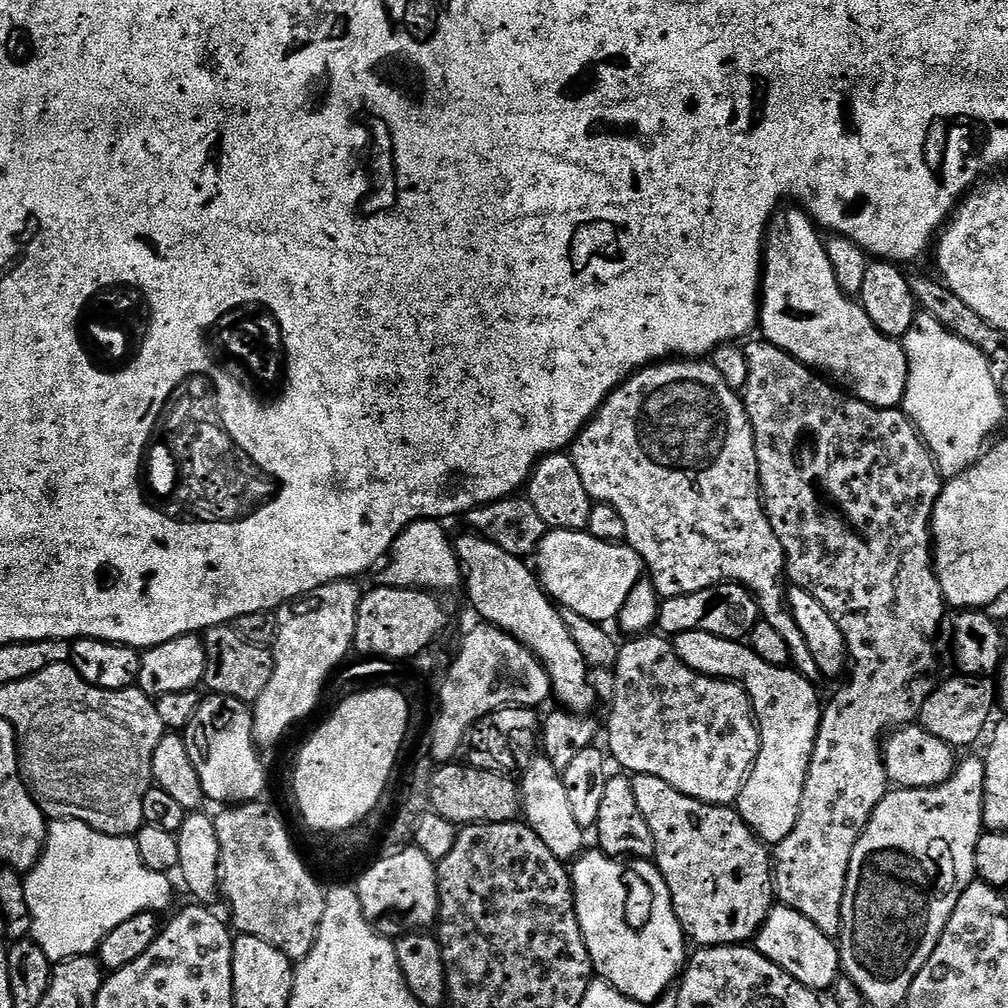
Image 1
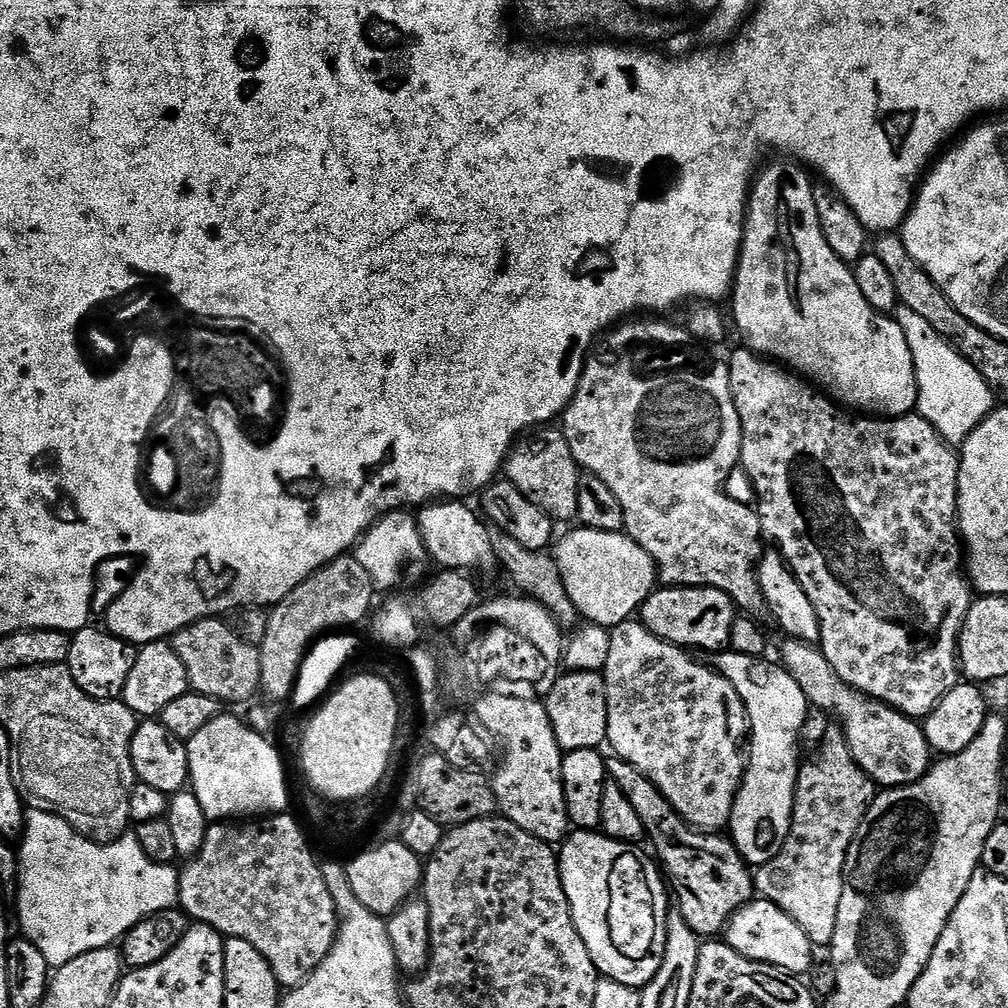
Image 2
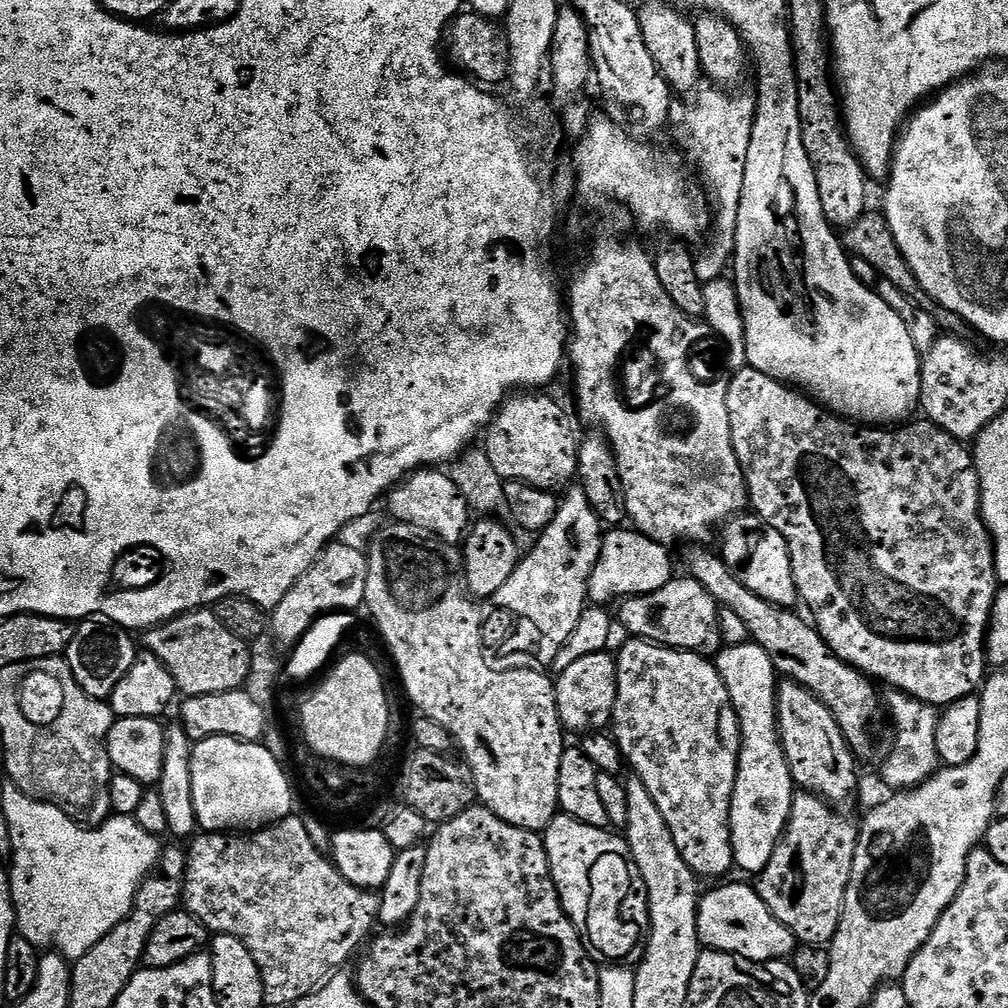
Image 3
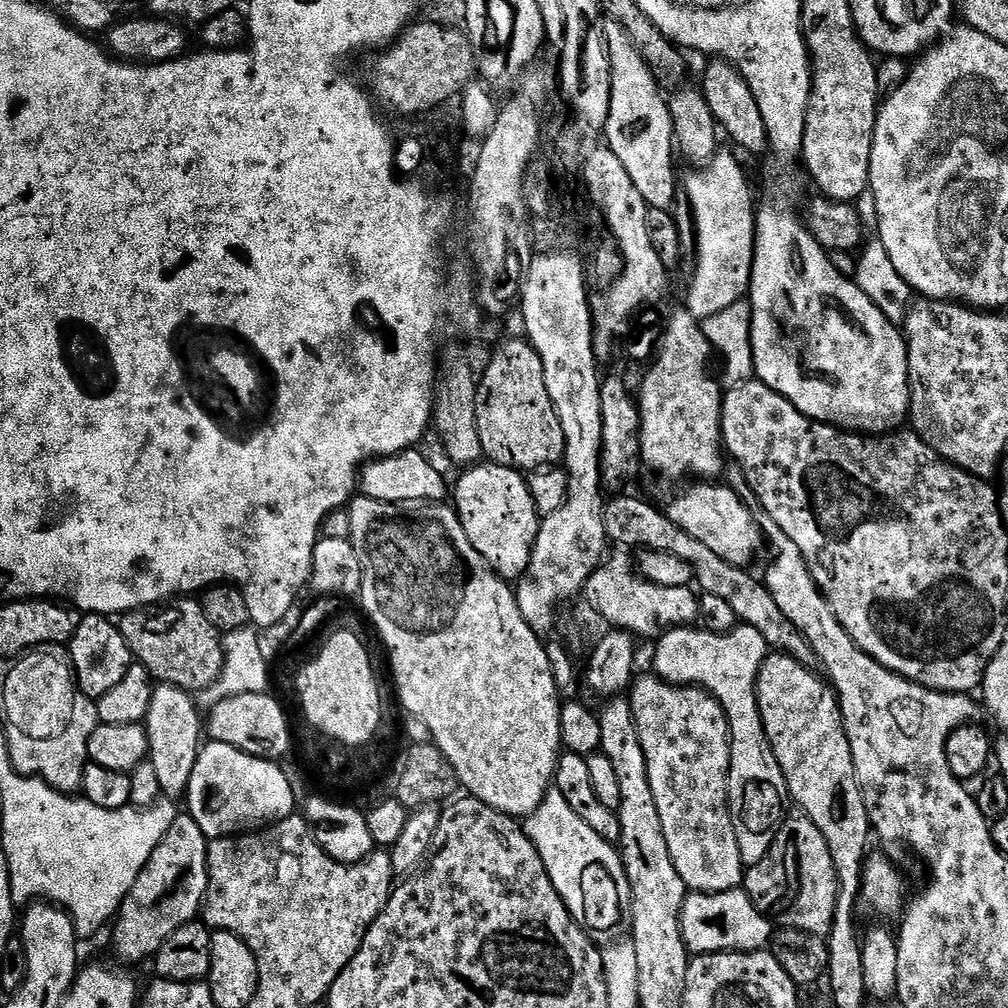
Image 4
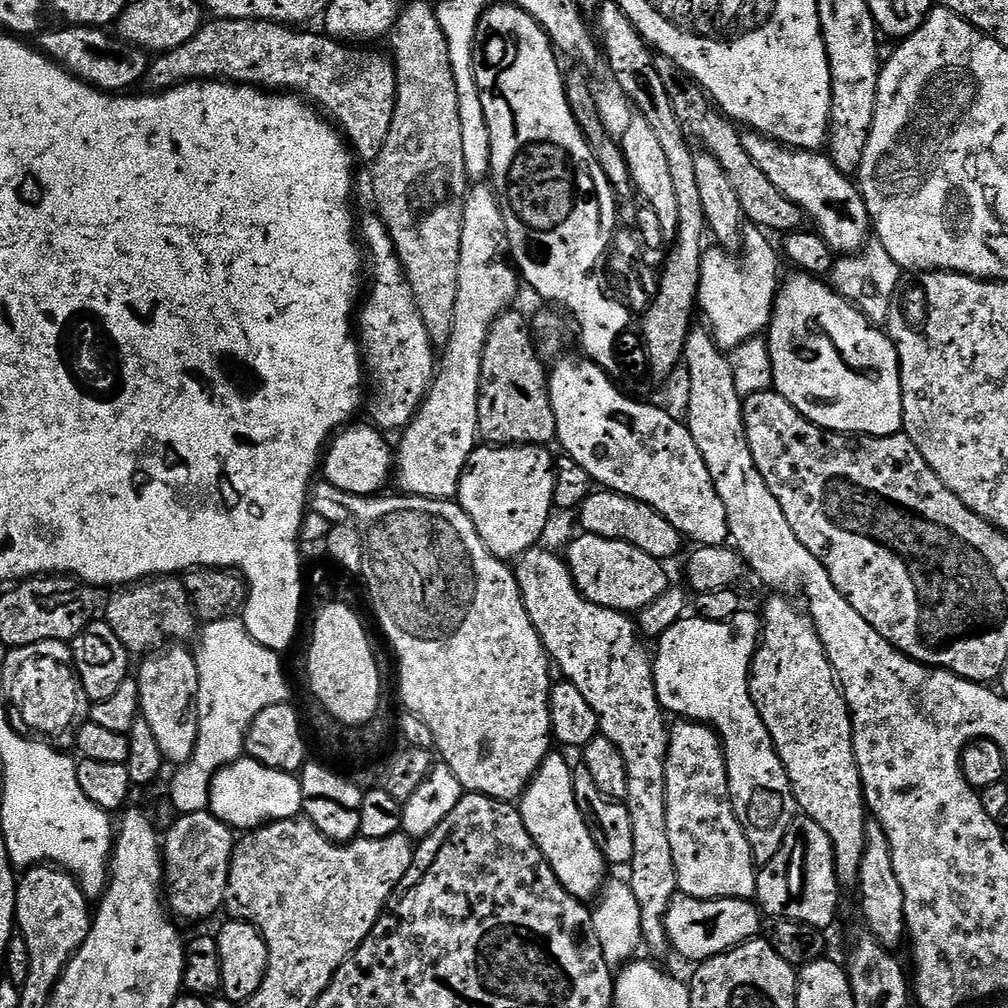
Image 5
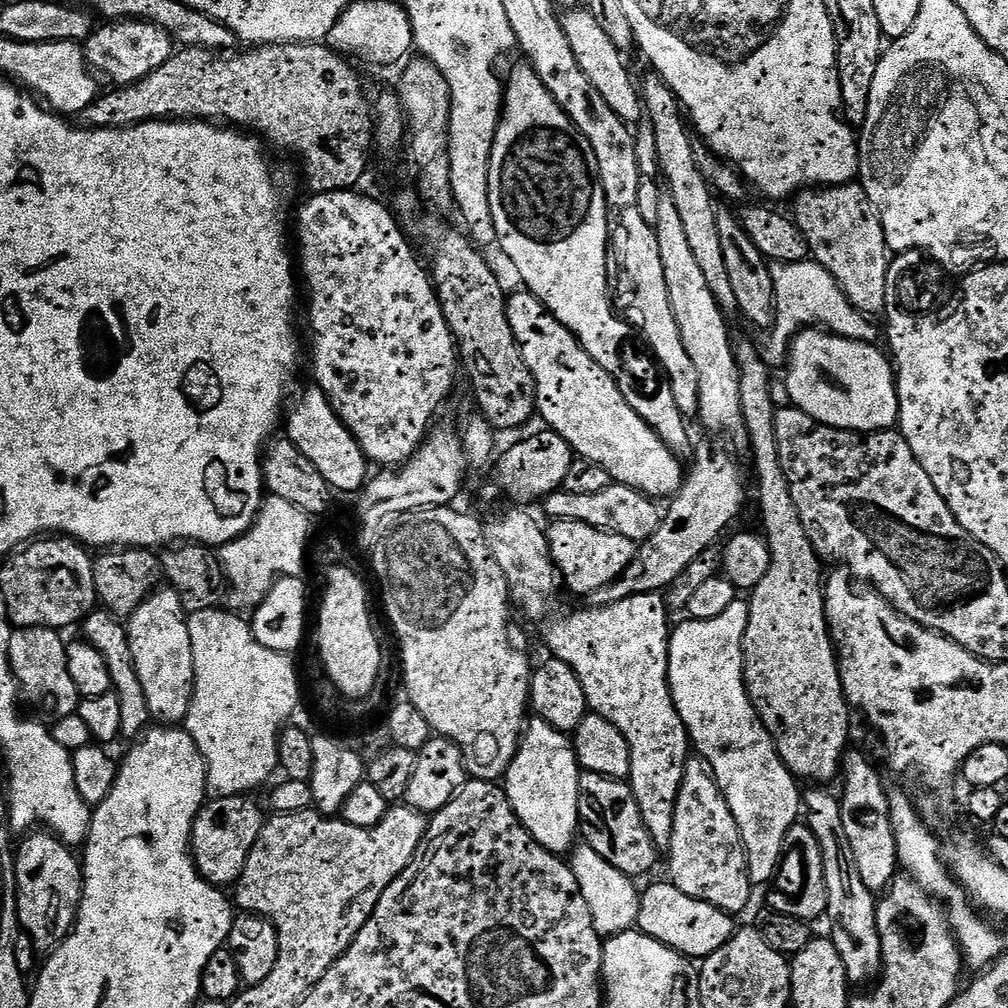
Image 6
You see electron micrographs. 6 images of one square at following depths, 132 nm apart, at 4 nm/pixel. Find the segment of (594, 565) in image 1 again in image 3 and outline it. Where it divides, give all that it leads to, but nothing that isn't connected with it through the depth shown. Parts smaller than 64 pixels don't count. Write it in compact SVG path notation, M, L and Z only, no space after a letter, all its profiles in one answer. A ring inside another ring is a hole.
M620 526L603 533L600 541L600 557L588 579L588 598L593 605L608 606L611 600L619 601L629 596L650 594L662 590L674 578L672 556L667 547L641 532Z

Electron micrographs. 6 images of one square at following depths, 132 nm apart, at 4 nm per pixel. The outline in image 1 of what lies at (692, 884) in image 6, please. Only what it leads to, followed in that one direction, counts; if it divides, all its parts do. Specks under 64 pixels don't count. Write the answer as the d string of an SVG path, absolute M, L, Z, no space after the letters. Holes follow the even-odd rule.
M636 634L631 638L625 639L620 644L620 653L618 662L614 669L616 675L616 685L612 688L612 709L608 712L608 744L607 751L621 764L623 771L628 774L641 776L650 774L654 778L662 778L662 782L670 782L674 790L686 794L690 798L696 798L707 804L723 804L732 806L740 799L740 791L745 780L748 779L748 773L752 771L756 755L760 753L760 730L756 722L756 717L752 715L752 704L748 701L748 695L739 684L734 684L730 680L717 680L715 676L705 676L703 672L690 670L678 658L676 649L671 639L663 635L655 634Z

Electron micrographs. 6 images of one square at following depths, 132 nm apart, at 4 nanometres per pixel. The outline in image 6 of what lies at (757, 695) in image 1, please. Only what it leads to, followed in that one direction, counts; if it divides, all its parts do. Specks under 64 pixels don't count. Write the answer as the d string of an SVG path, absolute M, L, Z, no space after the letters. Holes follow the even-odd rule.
M737 598L730 602L727 610L718 614L718 618L688 618L685 621L685 624L680 624L677 628L675 625L668 638L668 685L674 698L674 706L686 726L691 747L712 769L712 777L718 782L730 806L730 814L734 814L734 822L738 822L753 885L767 885L780 867L786 834L797 823L799 816L796 815L802 812L802 792L801 789L796 789L797 777L782 762L772 736L748 696L748 685L744 678L744 635L748 621L748 600Z

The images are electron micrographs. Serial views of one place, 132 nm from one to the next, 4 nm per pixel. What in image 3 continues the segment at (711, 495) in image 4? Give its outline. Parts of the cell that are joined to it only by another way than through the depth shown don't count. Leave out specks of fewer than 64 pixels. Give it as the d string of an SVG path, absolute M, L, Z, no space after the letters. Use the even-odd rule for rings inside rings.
M744 515L731 517L722 528L725 548L723 551L732 552L730 564L736 577L740 579L742 586L746 586L746 590L758 594L758 598L780 608L795 609L800 600L800 591L796 589L794 566L786 538L782 538L782 534L778 534L778 530L774 530L774 526L767 524L760 516Z

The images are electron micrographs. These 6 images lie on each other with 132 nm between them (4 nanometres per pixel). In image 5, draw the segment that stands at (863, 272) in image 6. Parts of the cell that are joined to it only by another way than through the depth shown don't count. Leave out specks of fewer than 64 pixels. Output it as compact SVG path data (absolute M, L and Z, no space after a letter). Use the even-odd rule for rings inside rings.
M745 131L742 135L742 146L746 146L746 154L754 158L754 166L778 186L778 190L786 198L797 204L804 211L805 217L814 223L815 231L836 254L855 254L869 243L870 233L874 225L864 195L855 183L838 166L834 166L832 157L823 151L807 152L804 148L789 148L779 140L771 140L760 132Z

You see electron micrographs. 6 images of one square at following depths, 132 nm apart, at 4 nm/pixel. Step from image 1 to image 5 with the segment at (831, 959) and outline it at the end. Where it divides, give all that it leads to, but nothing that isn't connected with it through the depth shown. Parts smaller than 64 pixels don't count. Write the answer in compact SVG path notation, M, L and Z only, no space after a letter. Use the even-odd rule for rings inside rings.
M677 894L670 902L664 919L671 951L691 962L709 960L748 940L757 939L762 932L762 913L752 900L699 900Z

